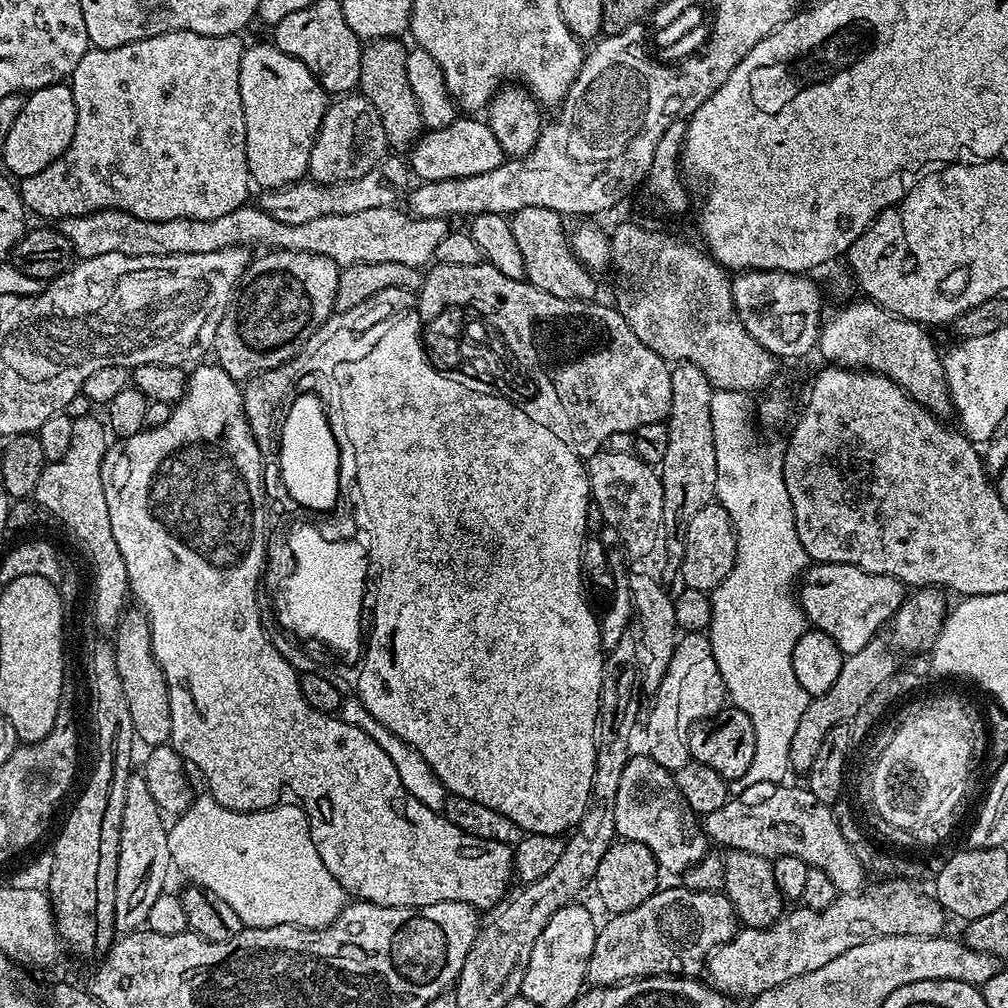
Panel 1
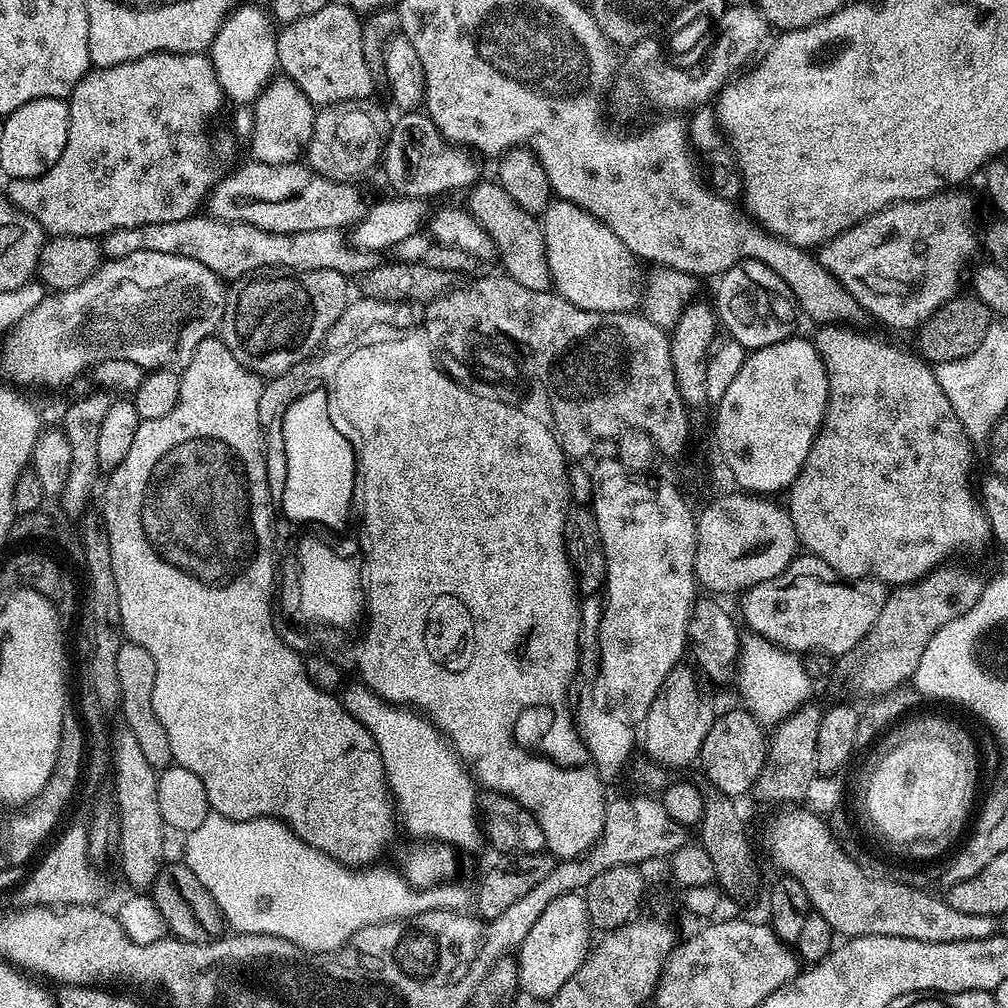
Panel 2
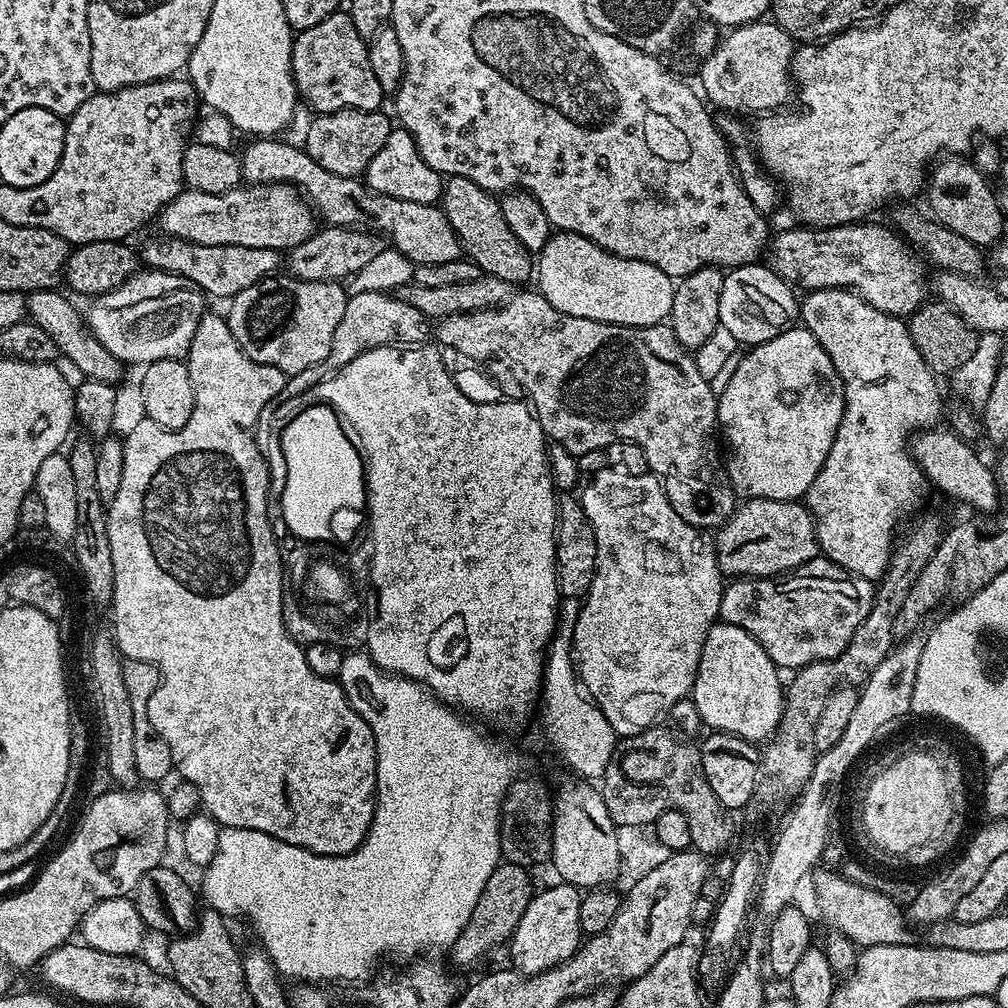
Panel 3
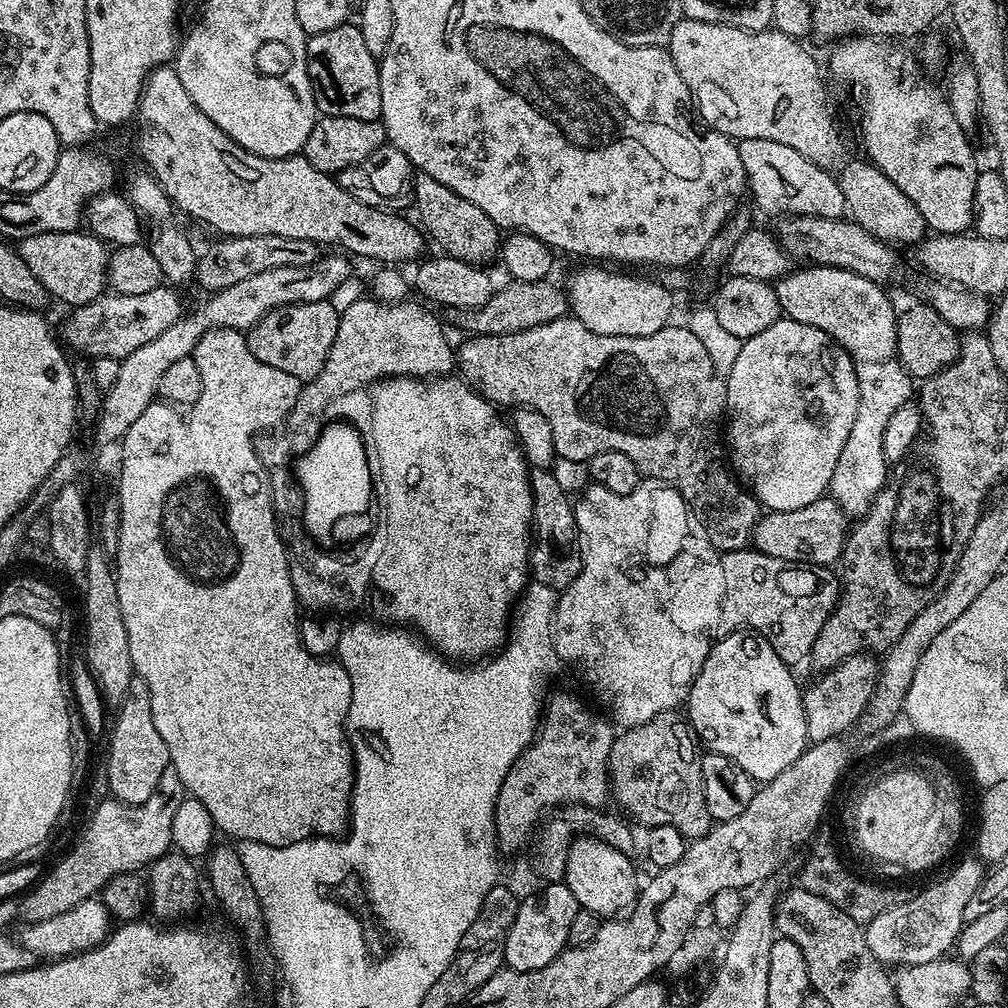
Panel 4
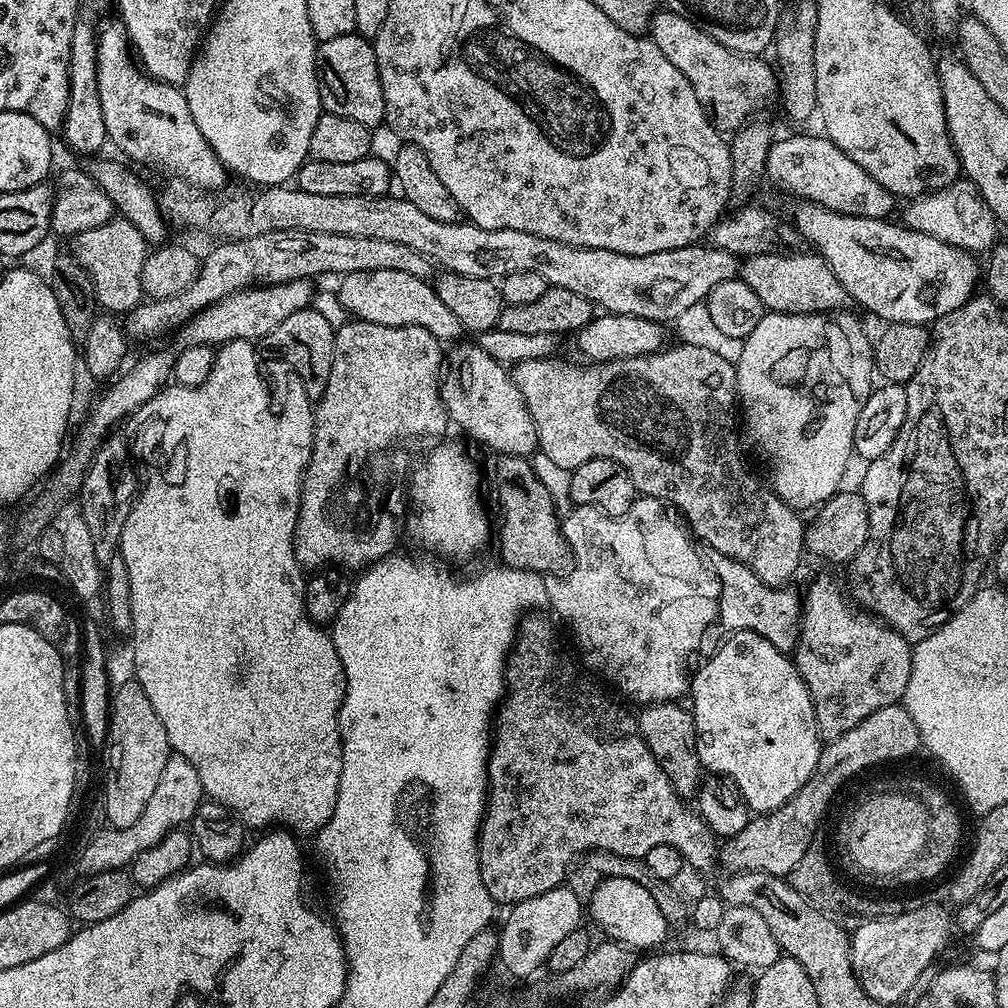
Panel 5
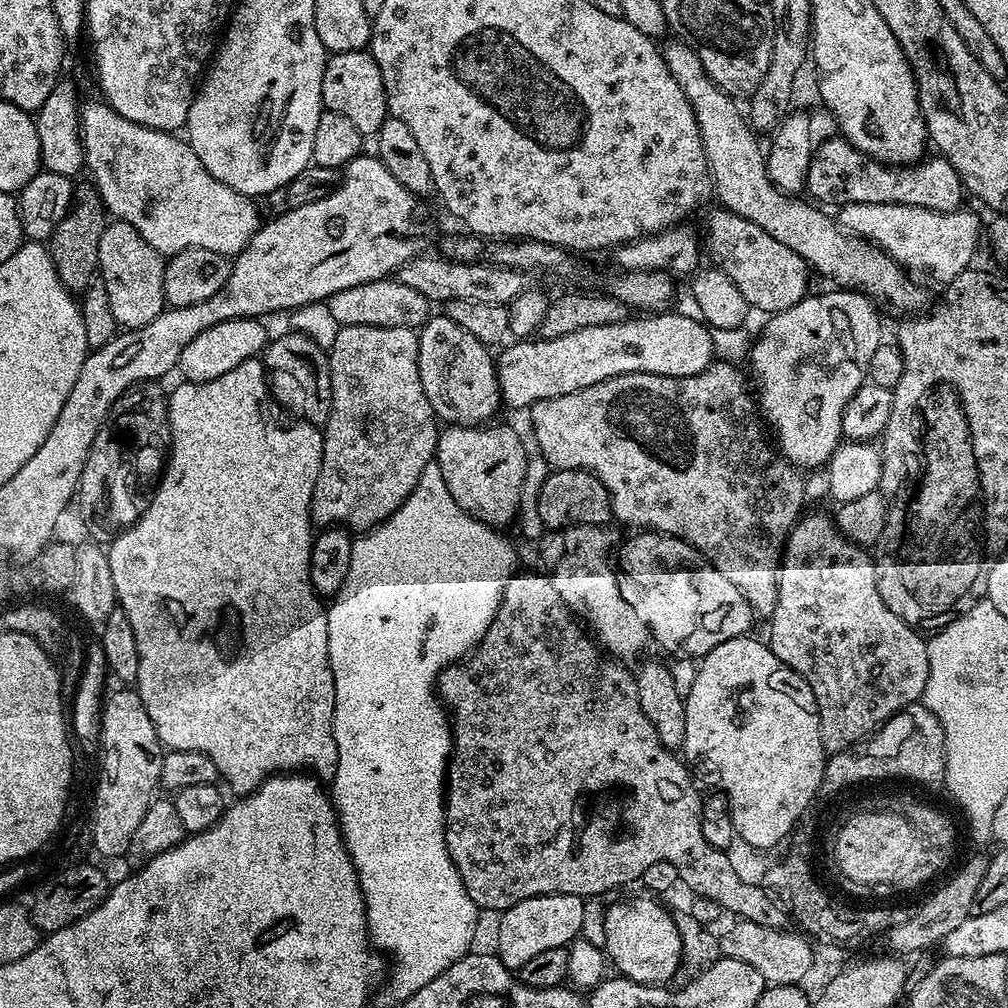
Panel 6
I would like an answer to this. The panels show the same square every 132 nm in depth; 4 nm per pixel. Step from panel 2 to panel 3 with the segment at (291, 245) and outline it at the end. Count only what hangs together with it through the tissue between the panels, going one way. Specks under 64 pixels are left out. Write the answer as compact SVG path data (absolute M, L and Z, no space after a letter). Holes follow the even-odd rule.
M161 235L160 240L148 240L144 249L139 249L138 256L149 269L157 272L178 274L187 280L193 280L201 292L212 296L231 298L238 295L246 286L254 286L275 273L281 267L281 253L272 248L254 246L202 246L177 236ZM212 295L212 296L211 296Z

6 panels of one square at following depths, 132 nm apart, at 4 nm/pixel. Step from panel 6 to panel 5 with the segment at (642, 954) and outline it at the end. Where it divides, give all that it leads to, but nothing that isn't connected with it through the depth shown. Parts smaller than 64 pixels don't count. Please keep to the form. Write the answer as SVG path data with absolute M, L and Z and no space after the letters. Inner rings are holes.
M604 876L591 889L592 897L586 900L586 912L592 915L592 920L605 932L609 941L623 944L629 950L637 950L636 948L648 948L644 950L656 950L661 947L660 943L670 935L670 929L666 918L662 918L662 910L658 910L658 902L654 902L654 897L650 895L650 890L638 886L638 882L634 882L634 878L626 878L625 876Z

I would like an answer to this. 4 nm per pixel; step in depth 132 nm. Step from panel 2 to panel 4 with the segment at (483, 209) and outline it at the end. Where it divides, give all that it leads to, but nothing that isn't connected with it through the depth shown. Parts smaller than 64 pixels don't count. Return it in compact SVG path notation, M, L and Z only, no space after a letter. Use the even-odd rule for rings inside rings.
M425 172L415 173L411 199L414 201L414 208L416 204L423 231L430 237L431 243L433 240L434 243L441 244L444 247L441 249L447 255L481 266L488 266L491 260L497 259L502 243L501 229L490 218L486 218L486 214L482 214L482 210L478 210L474 202L466 202L462 194L454 194L450 186L434 182L434 178L430 178L430 174Z

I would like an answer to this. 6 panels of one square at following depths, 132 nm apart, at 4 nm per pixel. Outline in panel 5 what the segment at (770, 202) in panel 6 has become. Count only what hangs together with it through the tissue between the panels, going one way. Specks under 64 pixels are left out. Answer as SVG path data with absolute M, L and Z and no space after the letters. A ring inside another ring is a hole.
M800 202L796 208L796 228L800 236L834 270L834 278L842 282L845 297L857 300L868 312L873 312L880 320L888 320L889 325L919 324L931 326L941 320L950 310L958 310L971 300L978 288L977 257L970 252L950 246L930 234L913 232L903 223L891 224L891 219L875 220L861 216L838 214L820 204Z

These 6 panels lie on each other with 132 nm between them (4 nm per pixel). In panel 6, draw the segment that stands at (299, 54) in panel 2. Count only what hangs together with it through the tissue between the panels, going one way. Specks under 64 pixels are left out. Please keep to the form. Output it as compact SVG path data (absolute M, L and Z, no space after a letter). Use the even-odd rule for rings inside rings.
M371 51L334 52L325 59L322 74L323 107L330 112L350 118L350 123L358 126L365 138L375 137L388 115L386 90L382 82L382 70L374 62Z

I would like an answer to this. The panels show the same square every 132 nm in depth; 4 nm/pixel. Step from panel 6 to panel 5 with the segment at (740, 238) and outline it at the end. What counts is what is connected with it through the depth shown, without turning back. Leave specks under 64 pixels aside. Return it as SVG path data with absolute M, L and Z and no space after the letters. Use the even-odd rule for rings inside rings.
M770 250L766 254L747 257L742 264L742 278L758 298L762 298L768 312L789 312L790 314L806 314L840 310L845 307L846 297L842 282L834 278L834 270L830 270L821 256L808 252L792 252L787 256L784 252Z

